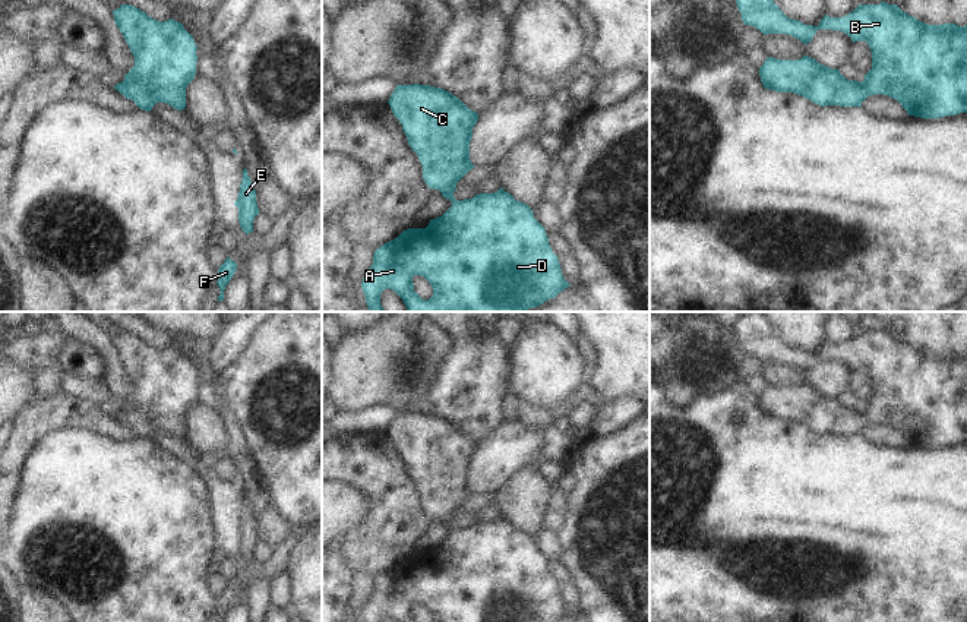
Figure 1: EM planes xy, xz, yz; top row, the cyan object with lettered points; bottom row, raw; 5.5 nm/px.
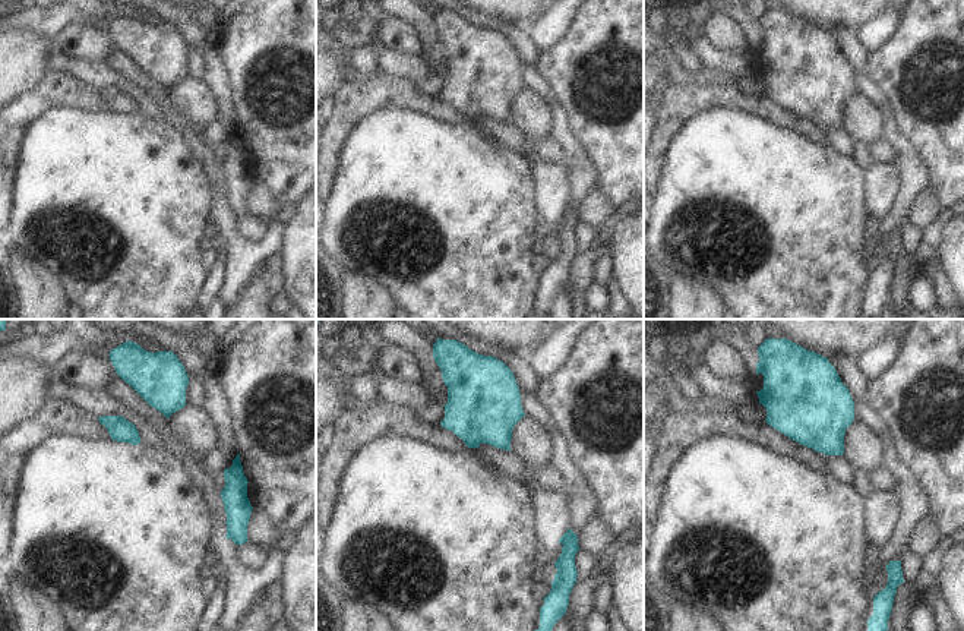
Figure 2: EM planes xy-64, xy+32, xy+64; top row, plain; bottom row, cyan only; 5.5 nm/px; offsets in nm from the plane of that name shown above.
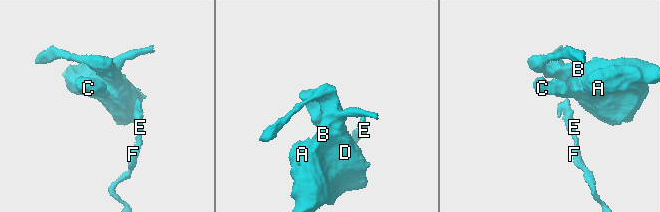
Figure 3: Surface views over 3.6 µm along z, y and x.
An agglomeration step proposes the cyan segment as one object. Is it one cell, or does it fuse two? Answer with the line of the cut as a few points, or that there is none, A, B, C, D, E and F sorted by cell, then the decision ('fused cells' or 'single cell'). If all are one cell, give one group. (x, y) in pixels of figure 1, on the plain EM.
no cut; A B C D E F; single cell

